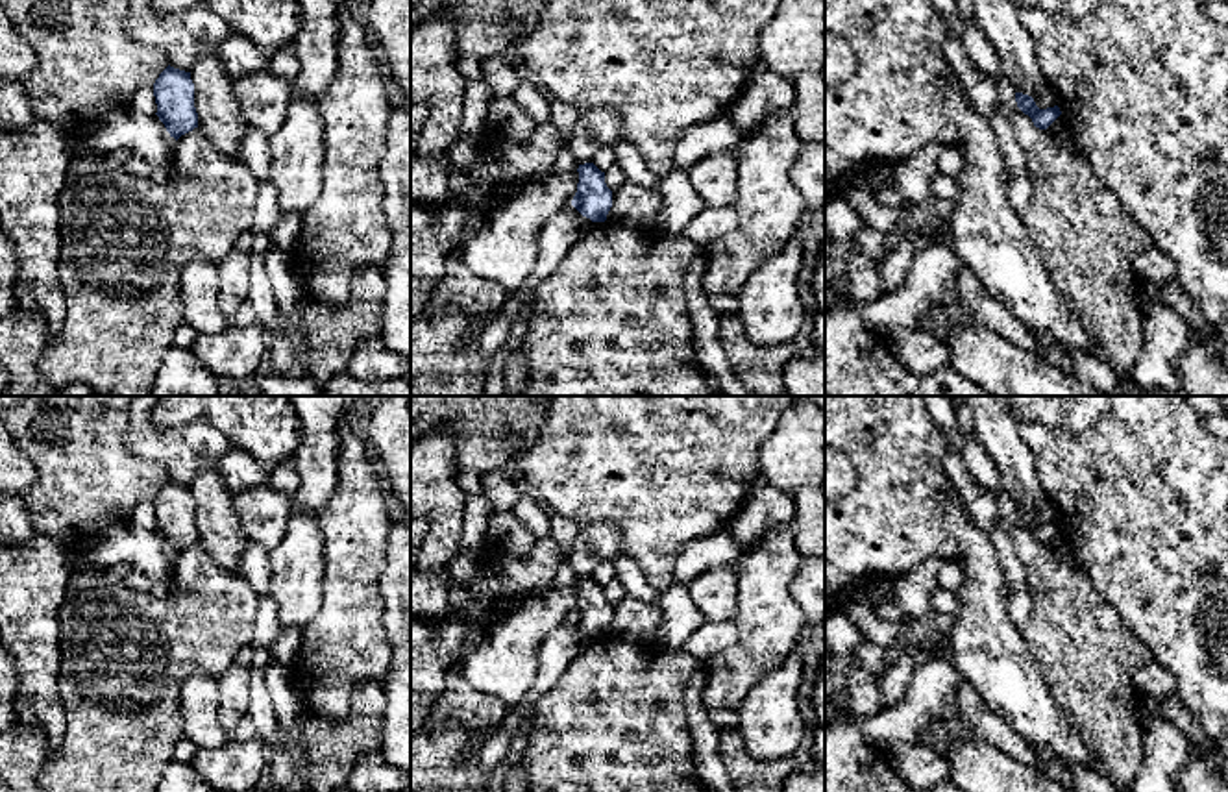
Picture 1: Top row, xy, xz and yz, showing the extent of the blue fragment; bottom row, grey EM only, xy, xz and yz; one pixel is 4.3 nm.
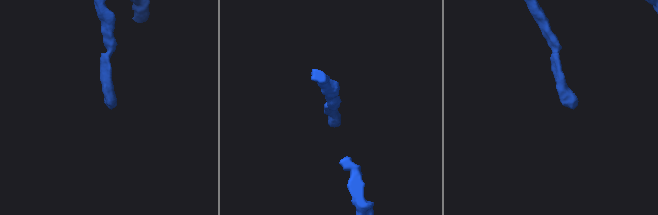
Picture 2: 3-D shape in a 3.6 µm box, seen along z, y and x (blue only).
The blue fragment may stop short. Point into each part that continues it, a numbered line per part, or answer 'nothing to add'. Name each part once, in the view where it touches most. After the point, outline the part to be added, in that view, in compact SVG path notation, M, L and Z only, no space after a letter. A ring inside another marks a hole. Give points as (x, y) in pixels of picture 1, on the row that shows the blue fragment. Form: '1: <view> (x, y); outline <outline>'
nothing to add

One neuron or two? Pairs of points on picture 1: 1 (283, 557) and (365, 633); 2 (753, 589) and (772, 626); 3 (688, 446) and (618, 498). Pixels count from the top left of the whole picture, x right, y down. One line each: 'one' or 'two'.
1: two
2: one
3: one

